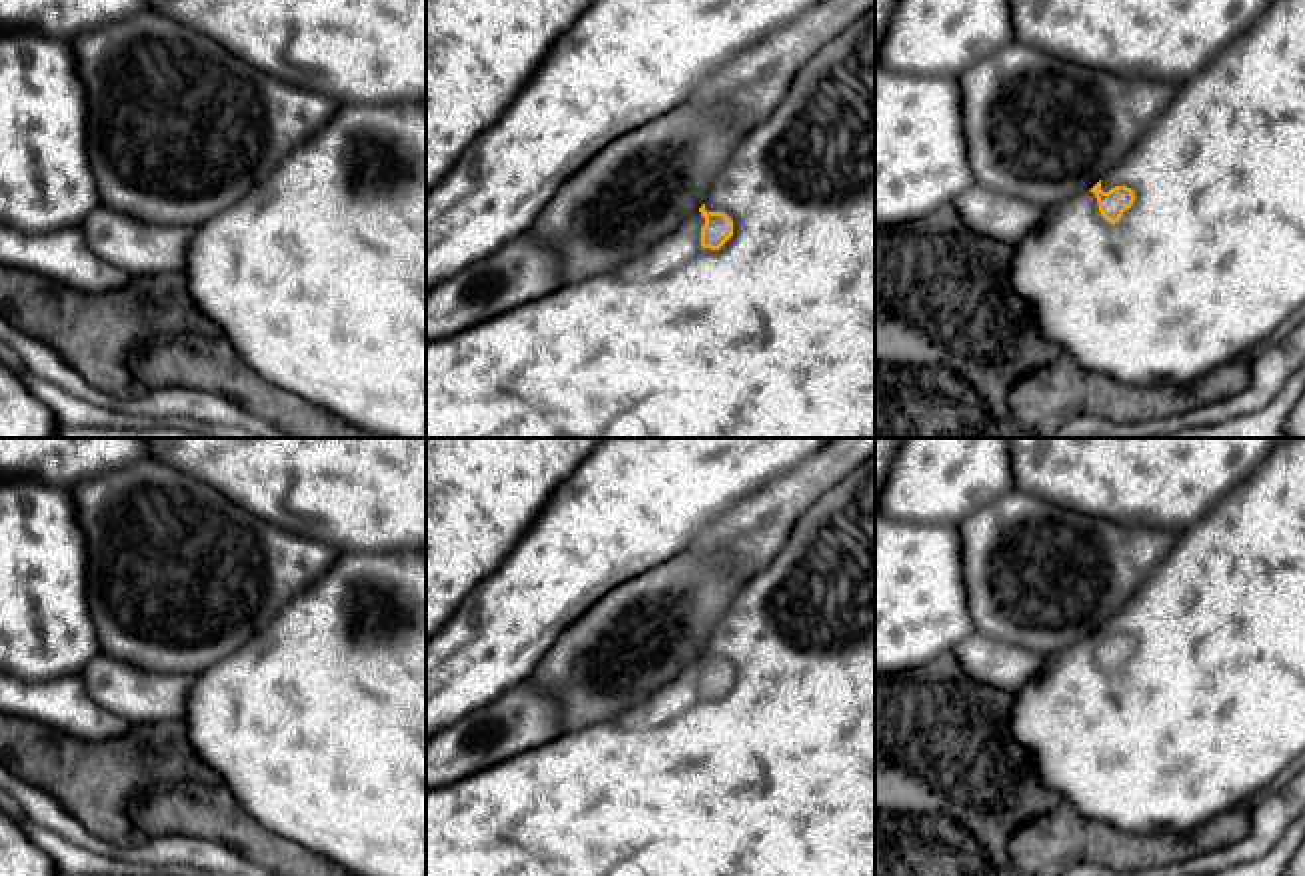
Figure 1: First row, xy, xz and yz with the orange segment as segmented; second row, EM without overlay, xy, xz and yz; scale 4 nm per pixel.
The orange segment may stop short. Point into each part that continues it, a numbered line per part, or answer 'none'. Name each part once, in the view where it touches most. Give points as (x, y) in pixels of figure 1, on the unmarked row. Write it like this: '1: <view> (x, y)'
1: yz (1209, 706)

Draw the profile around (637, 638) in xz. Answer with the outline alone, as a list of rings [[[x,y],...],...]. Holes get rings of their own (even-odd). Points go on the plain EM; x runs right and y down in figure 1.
[[[681,552],[604,594],[558,636],[530,676],[556,702],[560,732],[612,720],[675,680],[705,652],[747,580],[715,556]]]

